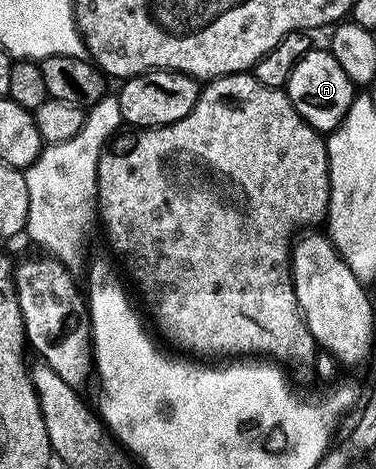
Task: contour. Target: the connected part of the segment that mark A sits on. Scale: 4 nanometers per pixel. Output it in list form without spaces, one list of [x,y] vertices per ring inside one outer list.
[[[327,49],[309,52],[301,65],[293,69],[293,77],[289,77],[285,90],[300,117],[320,133],[338,129],[357,98],[356,83],[351,80],[349,73],[345,73],[345,69],[341,69],[341,61],[337,61],[337,57],[333,57]]]

